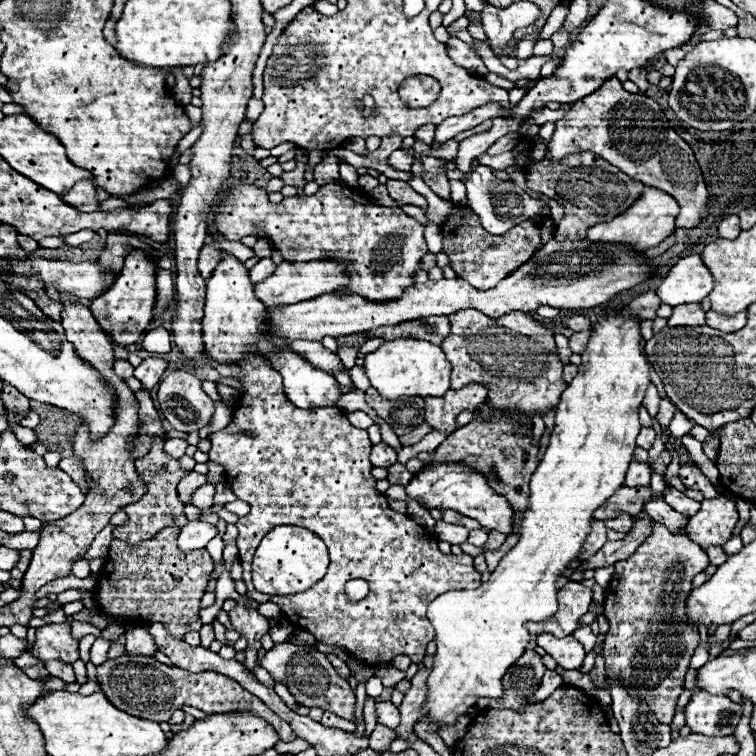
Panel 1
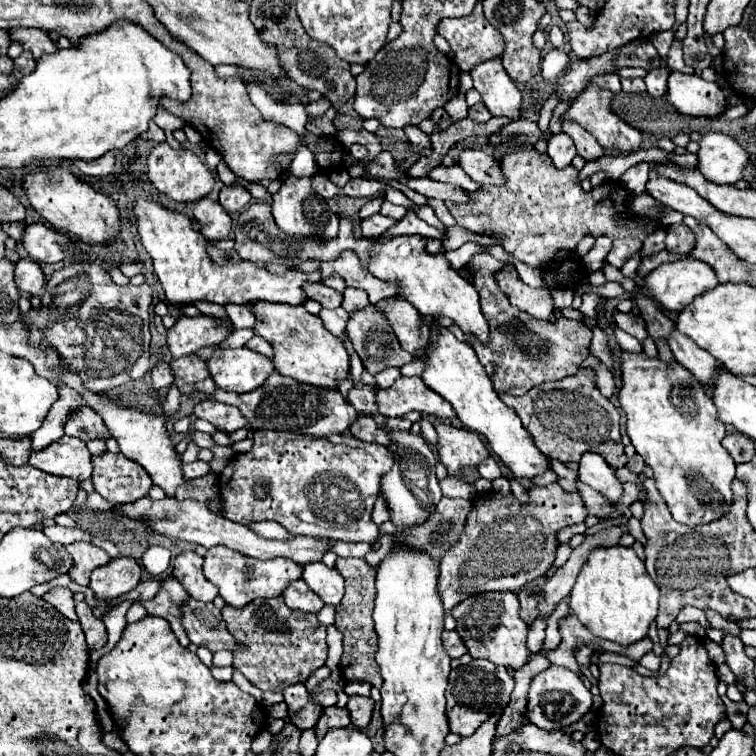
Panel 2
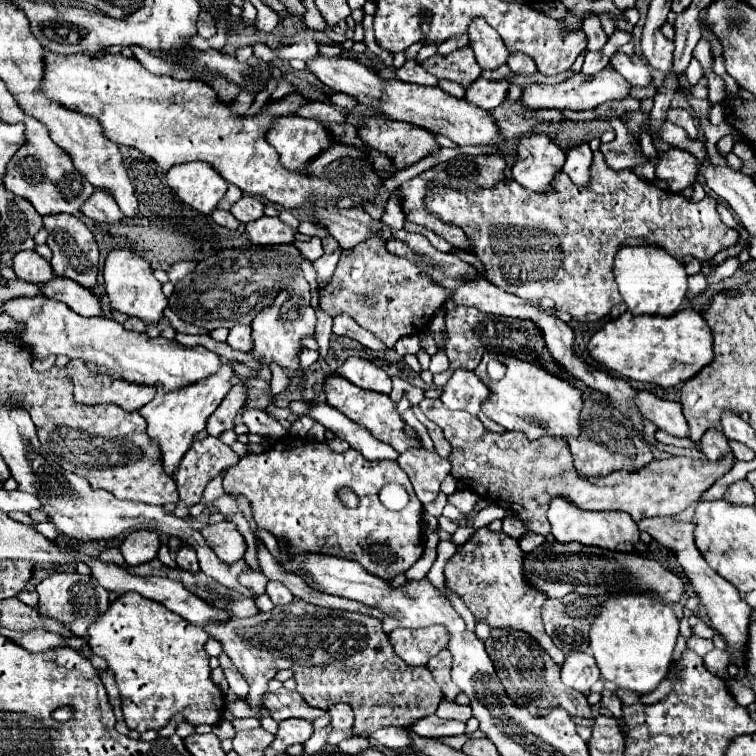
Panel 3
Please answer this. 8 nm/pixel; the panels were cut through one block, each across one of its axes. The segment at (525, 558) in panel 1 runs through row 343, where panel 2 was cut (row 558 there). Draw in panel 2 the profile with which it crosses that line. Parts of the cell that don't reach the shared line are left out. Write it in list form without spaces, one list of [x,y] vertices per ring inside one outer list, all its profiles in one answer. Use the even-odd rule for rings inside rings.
[[[612,546],[596,550],[582,566],[570,592],[570,608],[576,618],[598,638],[630,646],[646,638],[650,624],[658,616],[660,590],[646,572],[644,562],[632,548]]]

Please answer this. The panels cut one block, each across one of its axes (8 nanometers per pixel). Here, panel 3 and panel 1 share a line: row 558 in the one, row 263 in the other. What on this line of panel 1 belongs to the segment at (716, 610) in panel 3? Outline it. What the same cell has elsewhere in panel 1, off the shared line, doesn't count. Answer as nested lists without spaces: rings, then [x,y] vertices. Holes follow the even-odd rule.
[[[698,254],[680,258],[676,266],[670,268],[664,282],[658,288],[658,296],[664,304],[694,304],[702,302],[712,292],[714,280],[708,268],[702,264]]]

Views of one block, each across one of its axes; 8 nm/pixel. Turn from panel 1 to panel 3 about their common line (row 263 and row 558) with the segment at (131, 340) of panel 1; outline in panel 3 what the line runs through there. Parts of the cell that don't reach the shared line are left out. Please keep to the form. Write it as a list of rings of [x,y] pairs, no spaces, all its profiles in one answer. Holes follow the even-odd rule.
[[[136,530],[126,536],[126,540],[120,546],[122,556],[128,564],[136,566],[142,562],[148,562],[158,556],[160,550],[160,536],[152,530]]]

